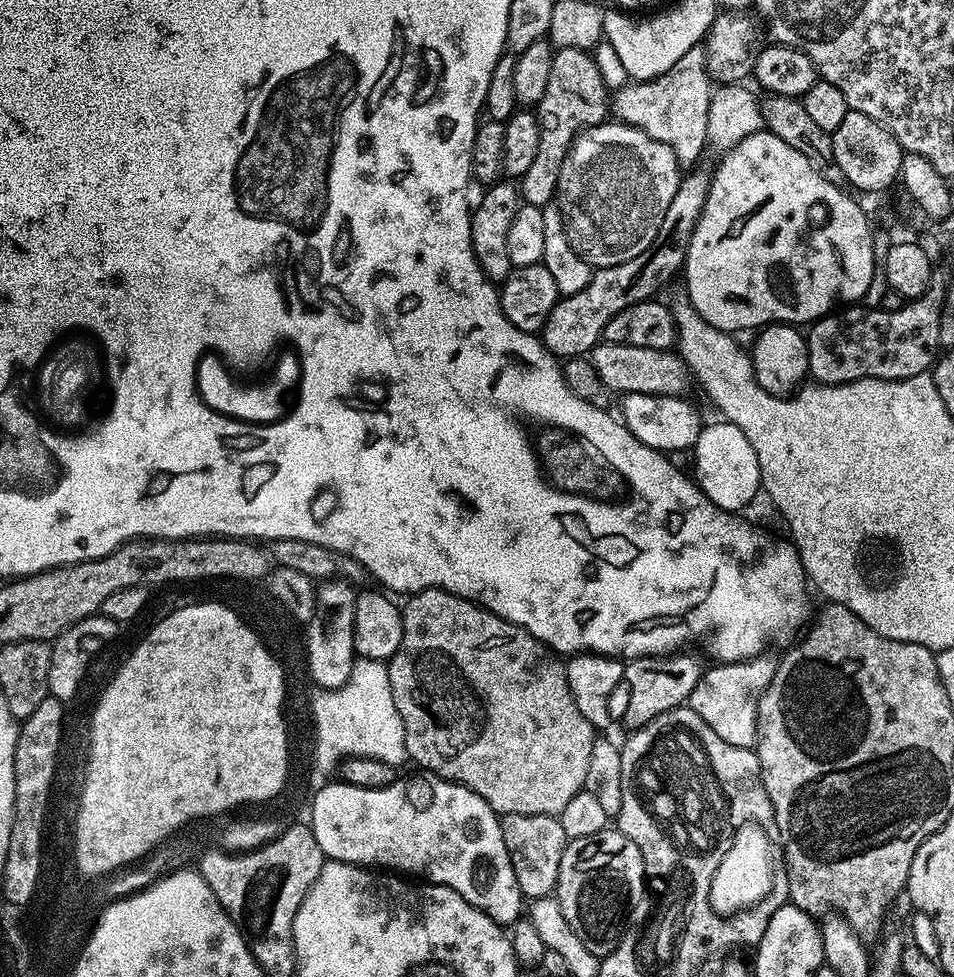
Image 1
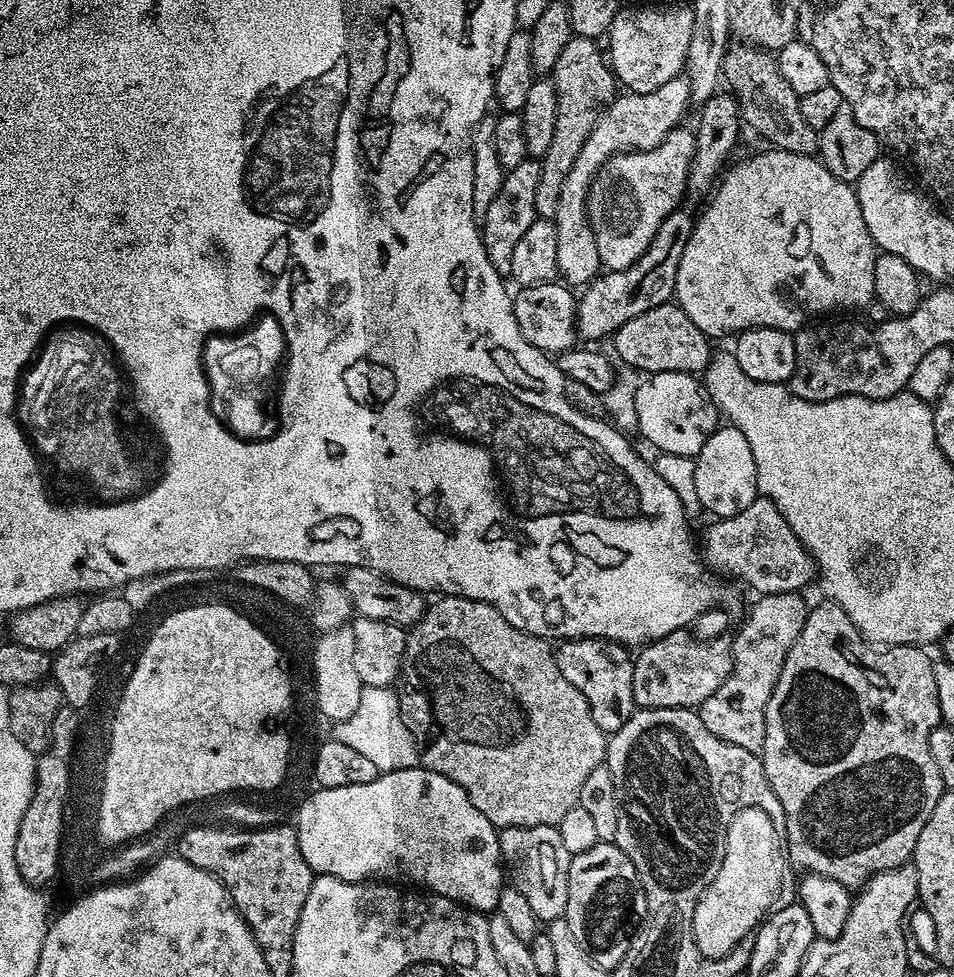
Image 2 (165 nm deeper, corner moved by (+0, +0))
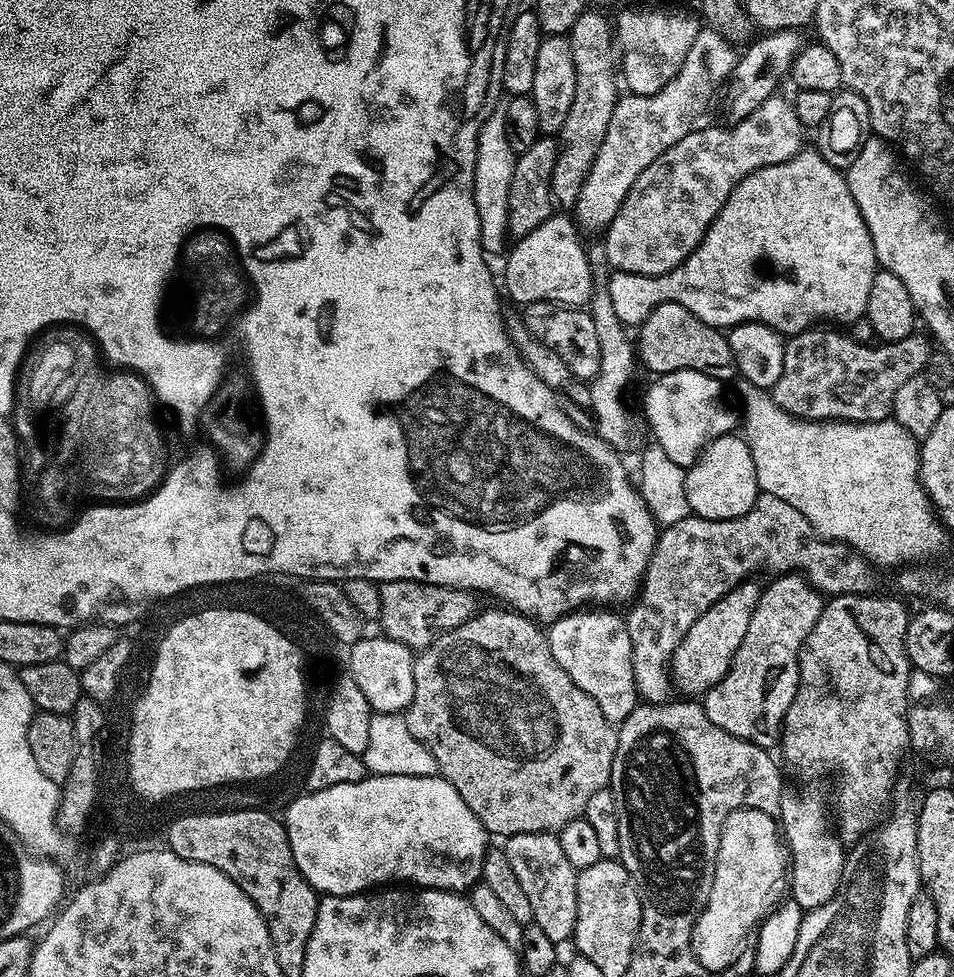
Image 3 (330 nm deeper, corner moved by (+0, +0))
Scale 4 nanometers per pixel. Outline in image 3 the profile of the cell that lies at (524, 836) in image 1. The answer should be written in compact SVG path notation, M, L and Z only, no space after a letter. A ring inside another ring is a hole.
M550 832L514 834L503 841L502 847L506 858L510 861L510 867L514 870L514 875L518 877L518 882L530 902L532 923L538 925L550 937L550 942L558 946L563 945L563 940L571 941L576 934L576 915L578 914L578 898L576 897L578 870L570 866L570 861L566 859L566 854L560 845L559 835Z

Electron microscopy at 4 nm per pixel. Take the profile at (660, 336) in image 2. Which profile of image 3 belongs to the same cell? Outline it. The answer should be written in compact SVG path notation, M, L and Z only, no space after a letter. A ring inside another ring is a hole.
M663 304L650 313L639 325L638 358L652 371L652 374L677 372L678 370L698 370L710 374L710 378L721 382L737 379L734 350L730 350L727 335L721 329L702 322L686 306Z

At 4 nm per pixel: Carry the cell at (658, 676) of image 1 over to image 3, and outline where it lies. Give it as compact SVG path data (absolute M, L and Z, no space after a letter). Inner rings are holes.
M755 579L742 581L734 590L730 590L690 630L686 630L686 638L678 644L678 650L672 655L670 671L677 689L680 688L692 698L703 697L730 670L730 662L742 646L742 638L746 638L746 630L750 627L750 618L754 618L754 610L758 606L758 598L762 591L761 585L755 584Z

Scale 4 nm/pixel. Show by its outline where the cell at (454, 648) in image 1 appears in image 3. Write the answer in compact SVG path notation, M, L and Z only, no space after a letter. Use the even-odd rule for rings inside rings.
M504 610L508 612L484 612L479 611L475 616L471 616L462 626L458 626L449 632L443 632L441 636L435 640L431 646L423 649L414 659L414 698L412 705L406 710L404 721L406 726L410 726L410 734L414 734L414 738L418 738L418 742L422 742L422 746L426 746L426 750L430 750L430 754L434 754L434 762L436 763L439 775L450 782L450 786L454 786L454 790L458 790L458 794L462 794L462 802L466 802L466 806L470 806L470 810L474 810L474 814L478 818L478 822L482 822L482 826L493 837L507 838L514 834L530 834L531 832L550 832L559 833L561 828L565 828L570 822L581 819L586 810L586 802L590 802L590 798L594 798L594 794L598 794L598 790L609 787L612 779L612 767L614 766L614 754L618 750L618 738L616 737L617 729L606 718L606 714L602 714L602 710L598 710L598 702L594 702L594 698L590 698L590 694L586 694L574 681L570 678L570 674L566 674L566 670L562 670L562 666L558 666L558 662L554 662L554 654L548 645L548 637L545 629L541 627L535 619L529 618L515 610Z

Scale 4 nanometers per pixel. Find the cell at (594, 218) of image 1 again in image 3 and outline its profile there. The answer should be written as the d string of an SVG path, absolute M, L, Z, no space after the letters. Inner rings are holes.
M777 94L766 98L766 102L762 102L754 114L728 126L732 128L709 126L694 134L686 134L682 142L670 146L670 150L654 158L654 162L650 162L650 166L638 174L638 182L630 186L630 194L626 194L618 214L609 222L603 237L609 262L615 271L633 272L639 276L661 276L674 270L704 241L708 227L715 222L722 206L726 206L726 198L730 198L734 186L738 186L742 178L759 168L786 162L802 151L803 144L800 143L806 136L806 130L798 122L798 114L794 114L791 99L783 100L782 96Z

